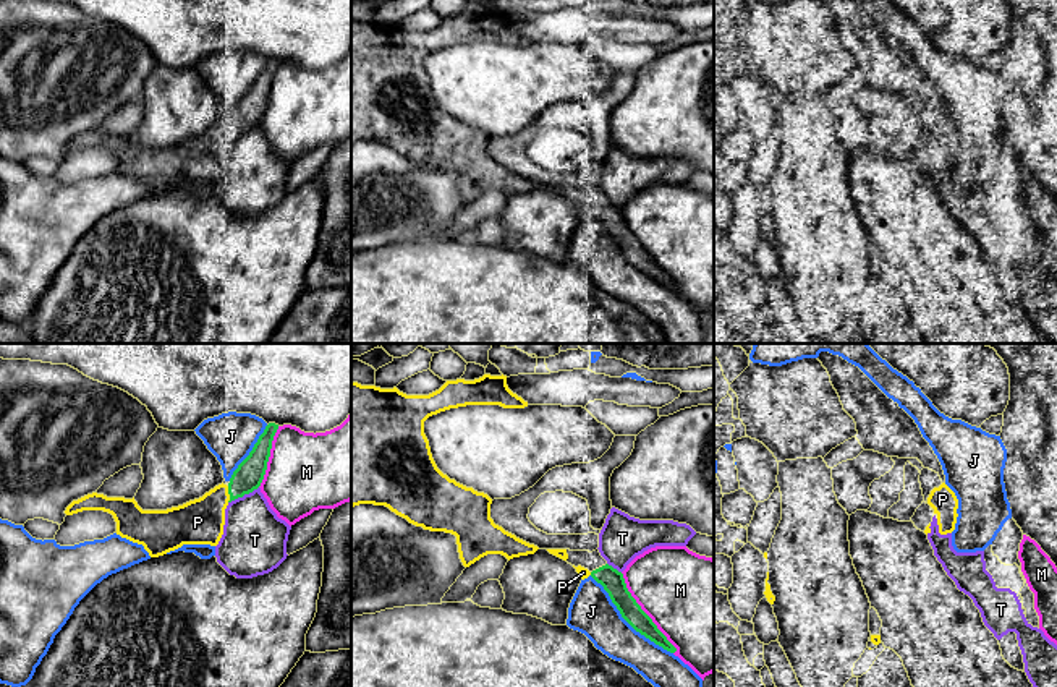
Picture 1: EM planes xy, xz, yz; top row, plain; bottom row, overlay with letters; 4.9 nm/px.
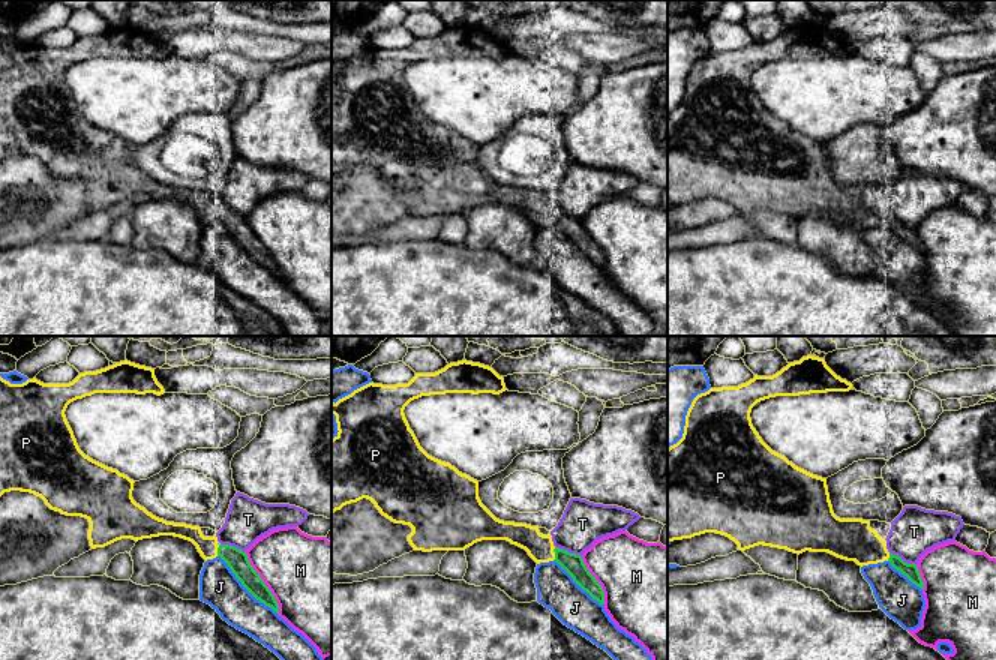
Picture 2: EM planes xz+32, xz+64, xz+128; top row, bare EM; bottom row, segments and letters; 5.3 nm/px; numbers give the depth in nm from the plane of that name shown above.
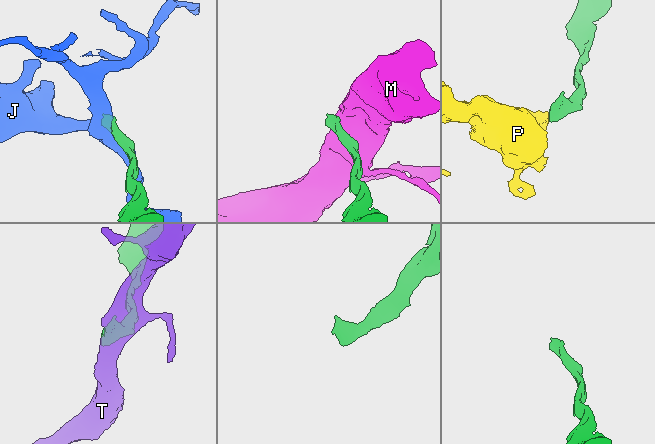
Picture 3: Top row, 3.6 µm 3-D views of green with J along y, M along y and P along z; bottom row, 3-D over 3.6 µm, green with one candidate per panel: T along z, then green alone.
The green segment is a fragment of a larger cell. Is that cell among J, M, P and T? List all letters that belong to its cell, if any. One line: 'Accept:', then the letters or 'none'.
Accept: P

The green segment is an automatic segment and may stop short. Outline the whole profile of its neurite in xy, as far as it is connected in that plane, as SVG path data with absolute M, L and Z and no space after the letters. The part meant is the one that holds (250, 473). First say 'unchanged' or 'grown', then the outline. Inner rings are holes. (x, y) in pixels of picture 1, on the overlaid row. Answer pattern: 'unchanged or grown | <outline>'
grown | M269 423L249 455L233 472L228 484L219 484L202 497L167 510L142 510L125 497L87 494L73 501L65 514L104 510L113 515L117 535L142 544L151 557L163 556L183 544L217 546L225 525L227 506L257 489L264 480L272 441L278 425Z

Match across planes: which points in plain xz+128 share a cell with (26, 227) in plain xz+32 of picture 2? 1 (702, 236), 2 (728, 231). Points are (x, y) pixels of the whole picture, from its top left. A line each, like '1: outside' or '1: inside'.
1: outside
2: outside

